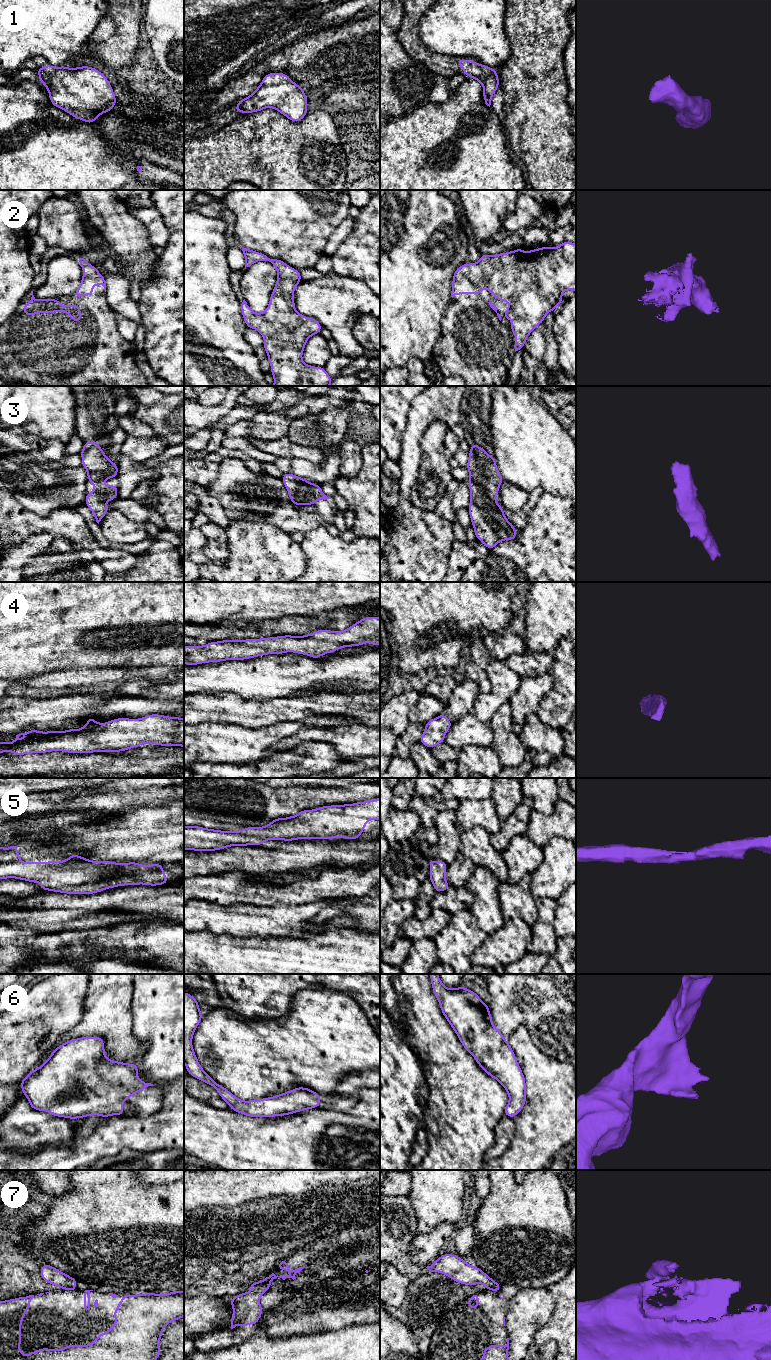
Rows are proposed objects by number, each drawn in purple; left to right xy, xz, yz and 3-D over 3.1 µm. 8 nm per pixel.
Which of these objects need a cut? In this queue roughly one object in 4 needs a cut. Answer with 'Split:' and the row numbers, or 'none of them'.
Split: 7

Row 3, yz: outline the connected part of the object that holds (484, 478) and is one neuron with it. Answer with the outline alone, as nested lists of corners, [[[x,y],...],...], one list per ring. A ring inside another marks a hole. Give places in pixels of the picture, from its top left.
[[[474,443],[470,446],[466,468],[469,471],[470,490],[468,511],[476,539],[488,550],[501,541],[515,540],[517,531],[495,499],[504,481],[498,471],[495,457]]]

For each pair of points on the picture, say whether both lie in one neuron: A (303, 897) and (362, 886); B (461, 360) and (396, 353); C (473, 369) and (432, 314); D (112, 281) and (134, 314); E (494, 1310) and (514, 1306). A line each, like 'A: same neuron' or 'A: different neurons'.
A: same neuron
B: different neurons
C: different neurons
D: same neuron
E: different neurons

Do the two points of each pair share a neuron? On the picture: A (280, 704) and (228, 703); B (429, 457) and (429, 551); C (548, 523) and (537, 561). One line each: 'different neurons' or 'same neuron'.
A: same neuron
B: different neurons
C: same neuron

